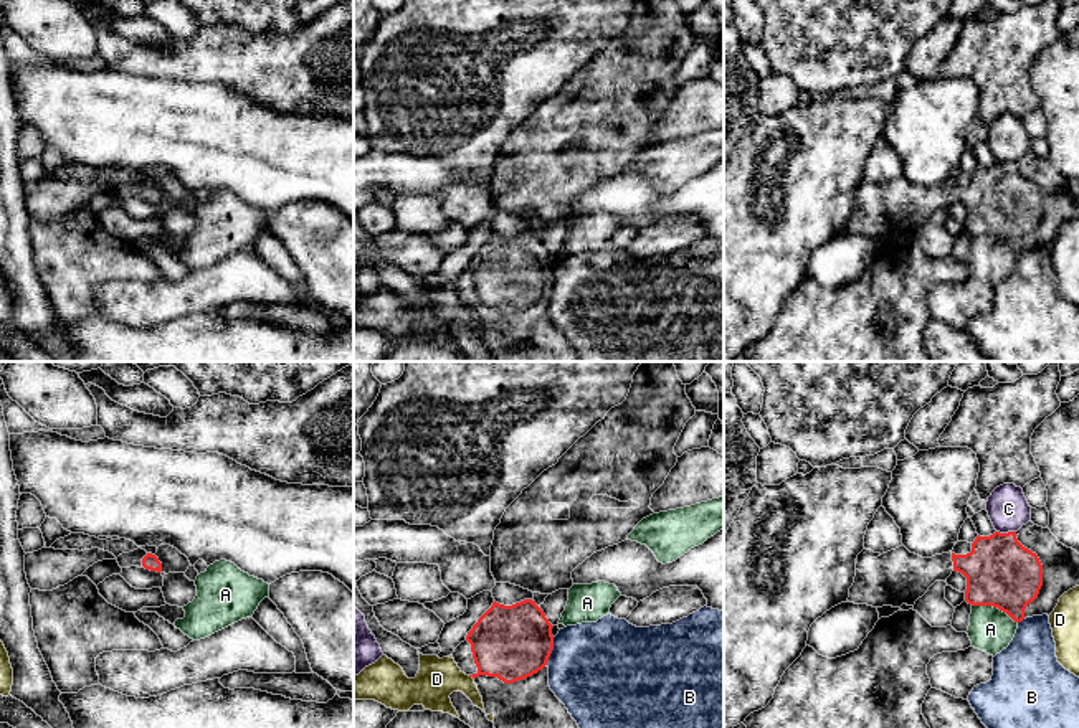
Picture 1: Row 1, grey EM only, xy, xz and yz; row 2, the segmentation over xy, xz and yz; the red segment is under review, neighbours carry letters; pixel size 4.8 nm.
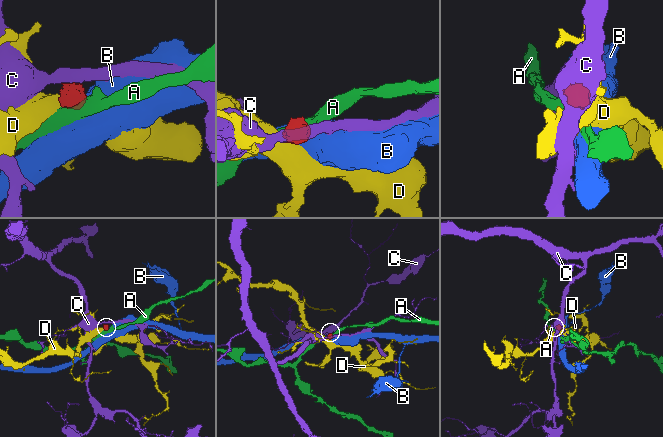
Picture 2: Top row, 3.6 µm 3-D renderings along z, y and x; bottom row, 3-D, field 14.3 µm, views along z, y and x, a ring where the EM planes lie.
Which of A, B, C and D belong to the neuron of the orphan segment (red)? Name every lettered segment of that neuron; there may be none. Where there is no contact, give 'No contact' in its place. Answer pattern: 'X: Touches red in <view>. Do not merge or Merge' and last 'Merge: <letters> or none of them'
A: Touches red in yz. Do not merge
B: Touches red in xz. Do not merge
C: Touches red in yz. Do not merge
D: Touches red in xz. Do not merge
Merge: none of them

